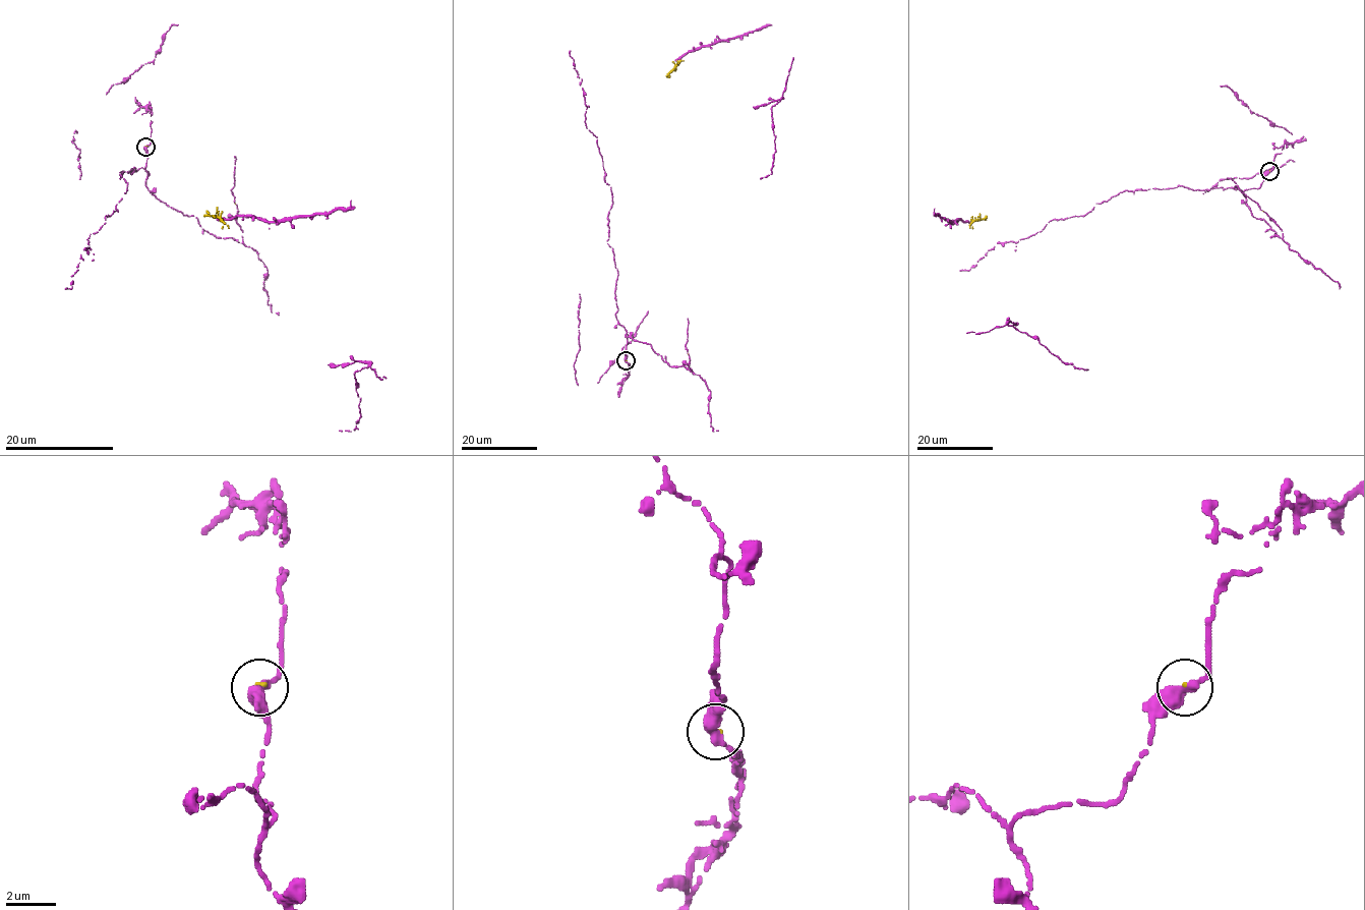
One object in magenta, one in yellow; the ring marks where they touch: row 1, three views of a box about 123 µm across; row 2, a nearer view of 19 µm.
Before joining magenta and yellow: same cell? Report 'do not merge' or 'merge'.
do not merge

